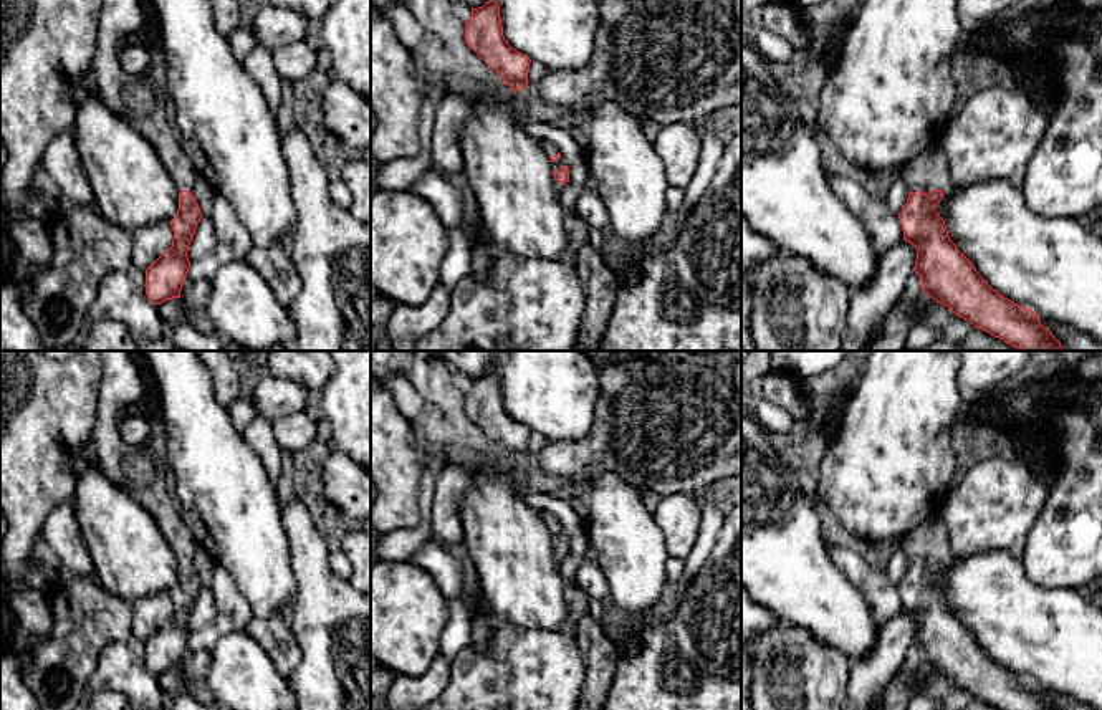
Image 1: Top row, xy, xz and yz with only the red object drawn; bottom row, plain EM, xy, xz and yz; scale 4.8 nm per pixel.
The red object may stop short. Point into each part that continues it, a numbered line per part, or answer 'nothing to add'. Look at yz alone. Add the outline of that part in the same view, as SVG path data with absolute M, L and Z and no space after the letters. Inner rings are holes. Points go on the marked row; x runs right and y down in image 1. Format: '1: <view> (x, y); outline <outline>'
1: yz (929, 171); outline M937 139L927 151L905 164L898 172L898 179L907 185L908 194L915 190L927 195L932 190L941 190L943 195L951 192L950 161L941 139Z

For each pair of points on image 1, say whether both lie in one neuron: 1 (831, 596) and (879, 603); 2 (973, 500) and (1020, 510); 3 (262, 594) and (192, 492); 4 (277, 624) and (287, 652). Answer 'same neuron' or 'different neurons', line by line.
1: different neurons
2: same neuron
3: same neuron
4: same neuron

